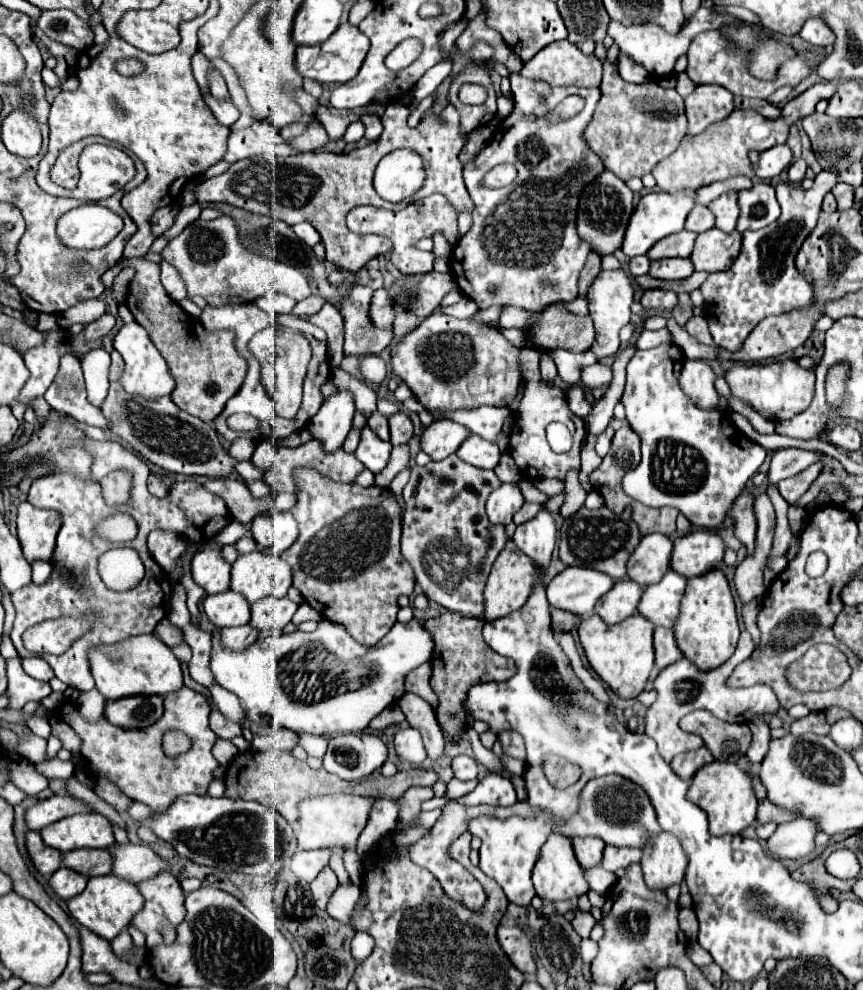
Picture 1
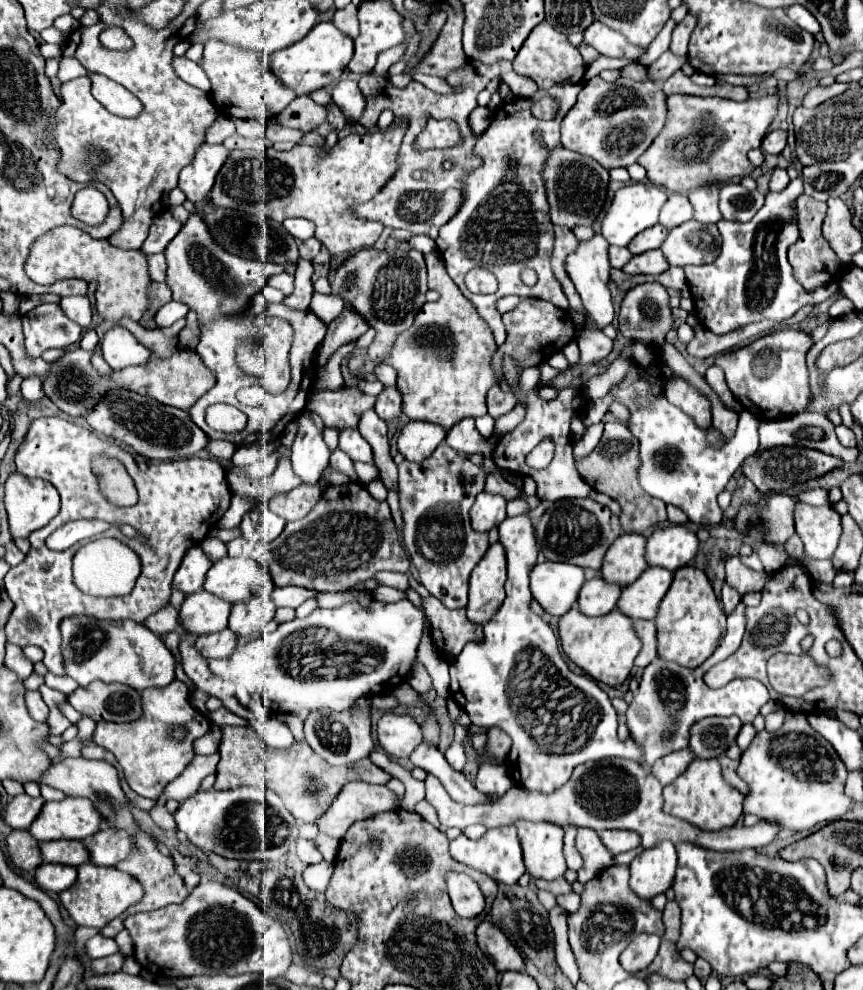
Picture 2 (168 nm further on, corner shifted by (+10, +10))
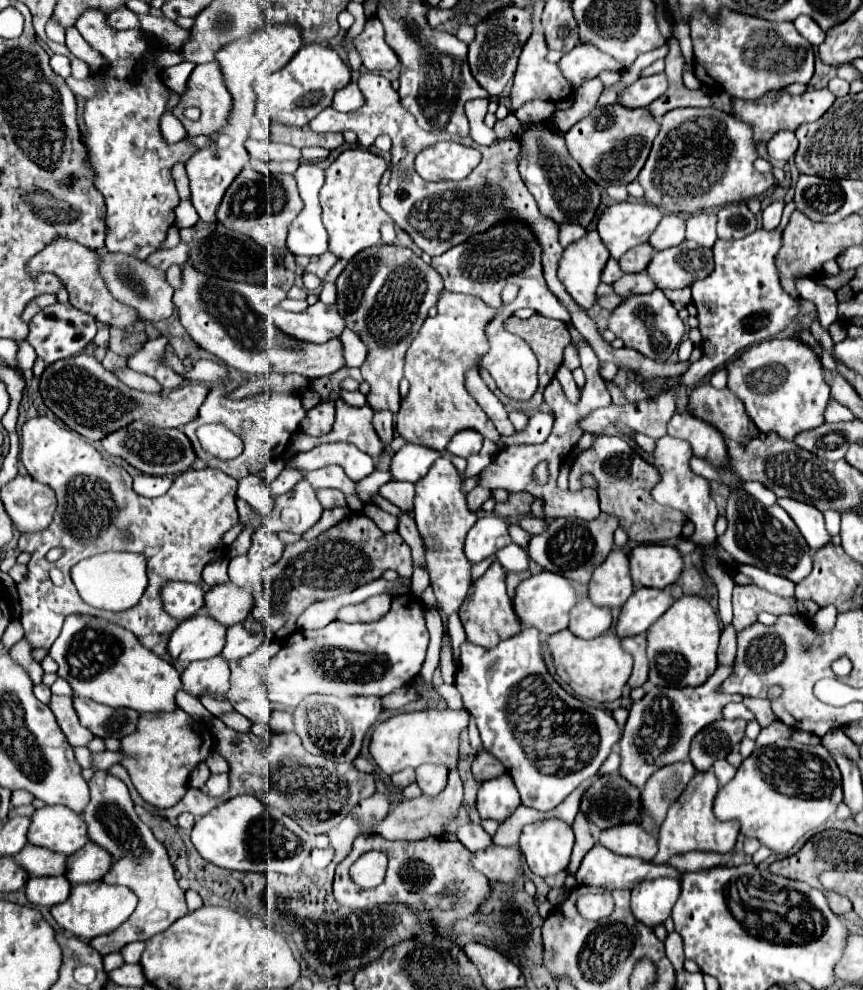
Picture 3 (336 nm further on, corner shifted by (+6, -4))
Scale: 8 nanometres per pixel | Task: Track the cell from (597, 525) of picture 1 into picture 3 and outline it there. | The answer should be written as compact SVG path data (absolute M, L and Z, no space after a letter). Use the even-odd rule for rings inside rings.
M601 514L591 522L585 522L585 520L573 518L573 516L555 518L547 524L545 532L531 538L527 552L545 570L561 574L573 582L587 584L591 580L593 568L603 564L607 554L613 550L613 532L617 526L619 526L619 518L613 514ZM607 524L611 524L613 528L605 528Z

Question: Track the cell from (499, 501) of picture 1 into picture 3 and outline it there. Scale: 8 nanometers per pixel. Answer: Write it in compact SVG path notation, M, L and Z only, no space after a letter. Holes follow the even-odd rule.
M481 514L465 540L465 554L473 564L495 554L499 548L509 546L509 524L497 514Z

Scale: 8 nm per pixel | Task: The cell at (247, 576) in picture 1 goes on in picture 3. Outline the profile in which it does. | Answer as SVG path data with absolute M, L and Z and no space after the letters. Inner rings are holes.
M225 582L209 588L205 592L205 608L211 618L219 620L223 626L233 626L243 622L253 610L253 596L249 590L235 586L233 582Z

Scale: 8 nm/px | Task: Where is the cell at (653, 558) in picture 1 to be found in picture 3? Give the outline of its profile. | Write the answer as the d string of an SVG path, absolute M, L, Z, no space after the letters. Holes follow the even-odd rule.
M611 550L603 566L595 570L589 582L589 598L597 606L621 608L635 592L635 584L629 570L629 554L625 550Z

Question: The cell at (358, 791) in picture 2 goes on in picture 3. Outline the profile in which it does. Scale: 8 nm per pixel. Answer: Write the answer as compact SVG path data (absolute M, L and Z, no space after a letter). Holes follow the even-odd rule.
M457 770L449 772L449 780L447 780L447 788L443 790L441 796L437 798L427 798L427 796L419 796L413 800L401 800L399 804L393 804L391 812L373 826L373 834L379 834L387 840L419 840L423 836L441 836L445 824L449 820L455 818L457 808L461 806L463 800L463 786L461 786L461 778Z

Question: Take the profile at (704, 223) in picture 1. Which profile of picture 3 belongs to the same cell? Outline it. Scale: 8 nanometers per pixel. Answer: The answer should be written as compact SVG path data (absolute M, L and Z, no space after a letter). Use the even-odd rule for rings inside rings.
M667 214L663 222L655 228L655 234L651 234L651 246L655 250L665 250L671 246L677 246L685 240L685 218L683 214Z

